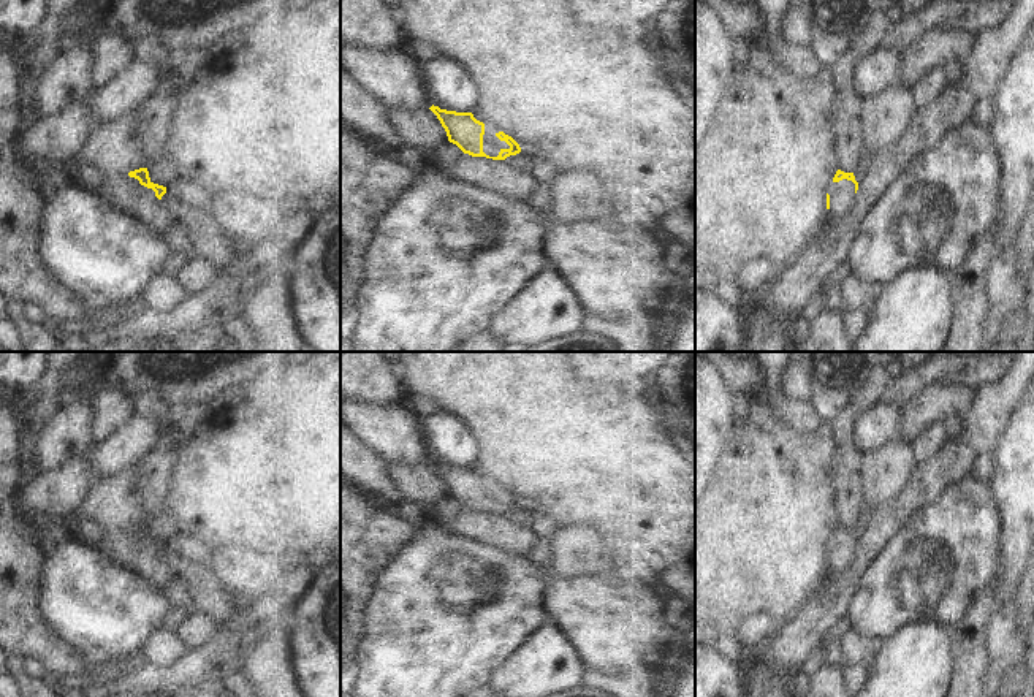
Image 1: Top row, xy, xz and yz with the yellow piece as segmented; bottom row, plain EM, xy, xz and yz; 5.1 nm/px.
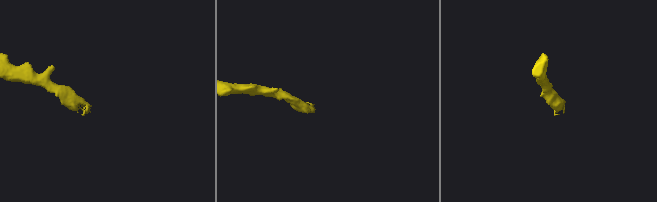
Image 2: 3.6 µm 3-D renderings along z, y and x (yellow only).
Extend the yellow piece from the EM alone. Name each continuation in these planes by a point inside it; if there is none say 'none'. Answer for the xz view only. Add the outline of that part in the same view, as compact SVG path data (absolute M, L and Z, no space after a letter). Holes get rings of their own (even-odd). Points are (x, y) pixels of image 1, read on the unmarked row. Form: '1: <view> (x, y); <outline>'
1: xz (491, 499); M485 478L483 507L489 512L497 512L502 504L510 504L505 496L496 491L499 486L499 483Z

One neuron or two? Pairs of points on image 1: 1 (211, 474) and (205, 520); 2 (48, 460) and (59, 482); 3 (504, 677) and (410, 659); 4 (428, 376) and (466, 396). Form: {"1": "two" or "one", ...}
{"1": "one", "2": "two", "3": "two", "4": "one"}

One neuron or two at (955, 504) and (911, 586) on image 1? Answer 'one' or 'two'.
one

